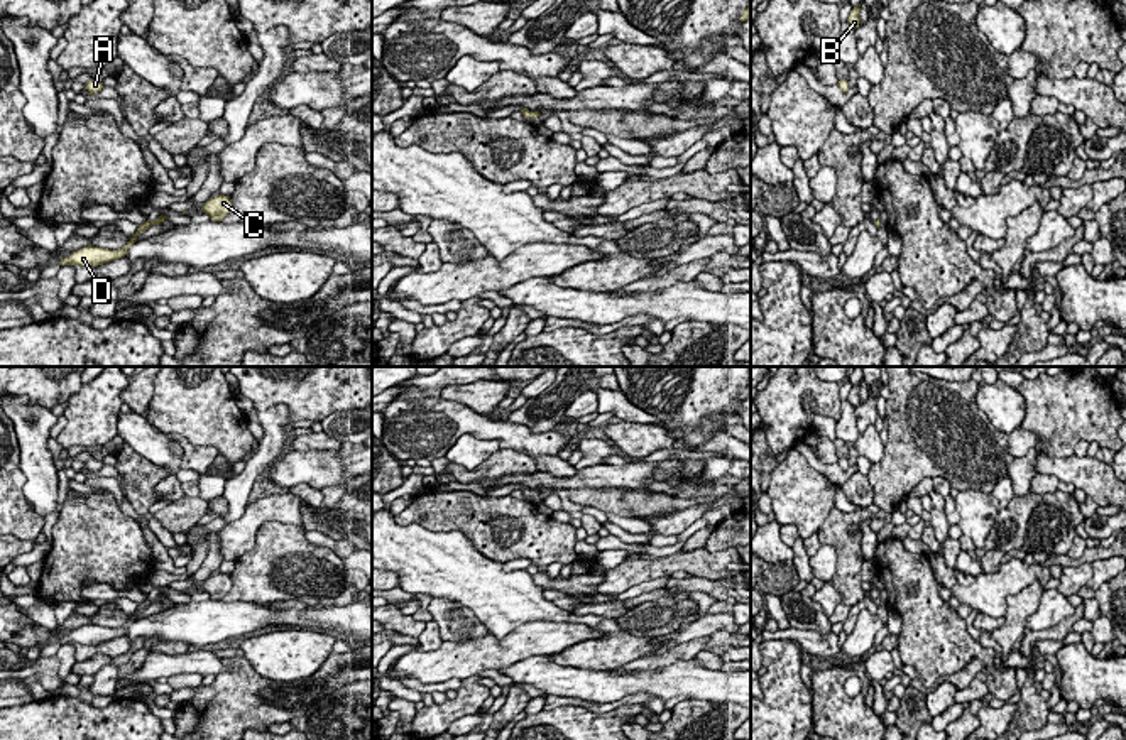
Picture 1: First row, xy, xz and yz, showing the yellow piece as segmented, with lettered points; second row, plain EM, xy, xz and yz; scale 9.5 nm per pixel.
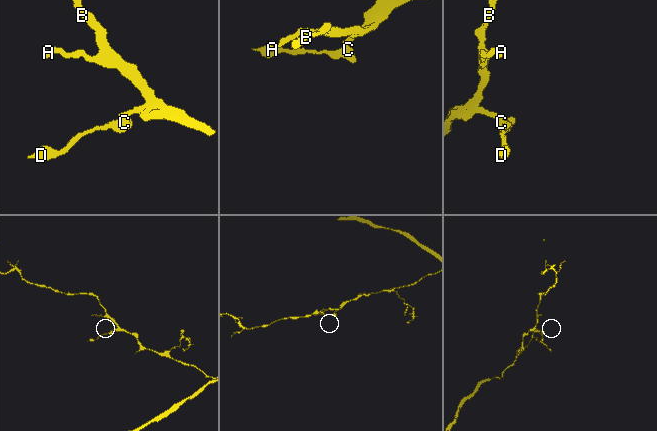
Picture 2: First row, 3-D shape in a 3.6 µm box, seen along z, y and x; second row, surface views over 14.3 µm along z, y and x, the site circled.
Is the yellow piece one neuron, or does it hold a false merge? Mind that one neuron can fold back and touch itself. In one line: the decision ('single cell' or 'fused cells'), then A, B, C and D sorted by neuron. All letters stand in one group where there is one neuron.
single cell; groups A B C D

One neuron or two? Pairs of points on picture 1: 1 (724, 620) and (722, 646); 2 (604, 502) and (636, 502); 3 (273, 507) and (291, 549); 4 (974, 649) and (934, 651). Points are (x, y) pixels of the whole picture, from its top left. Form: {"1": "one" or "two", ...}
{"1": "two", "2": "one", "3": "two", "4": "one"}

